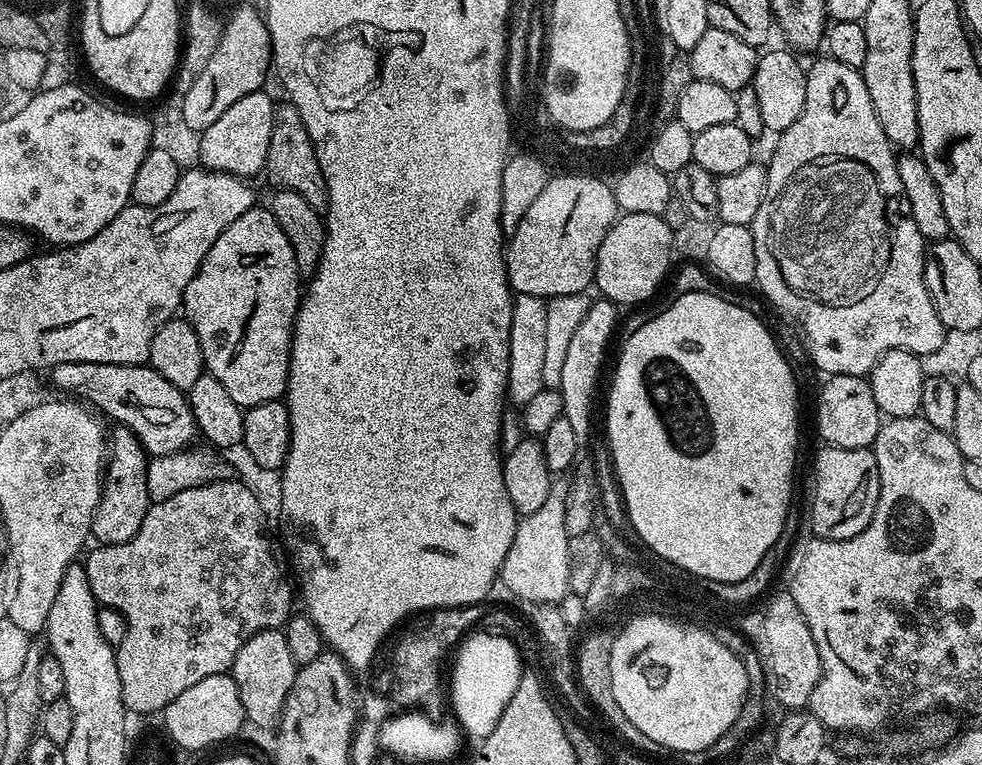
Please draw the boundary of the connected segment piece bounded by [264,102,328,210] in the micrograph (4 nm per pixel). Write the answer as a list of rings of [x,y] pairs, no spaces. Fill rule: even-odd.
[[[290,102],[279,105],[274,114],[274,130],[270,130],[270,150],[266,150],[264,172],[268,180],[277,189],[302,194],[310,206],[318,210],[328,207],[328,191],[326,178],[318,166],[318,154],[314,150],[314,142],[310,142],[310,134],[306,134],[306,126],[302,123],[302,114]]]

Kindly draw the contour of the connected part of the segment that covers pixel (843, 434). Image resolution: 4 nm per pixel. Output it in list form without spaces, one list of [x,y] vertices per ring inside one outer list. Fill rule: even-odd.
[[[828,376],[820,388],[820,397],[816,400],[816,432],[824,439],[825,445],[846,450],[872,448],[878,438],[882,423],[882,413],[878,402],[874,402],[874,390],[863,376]]]

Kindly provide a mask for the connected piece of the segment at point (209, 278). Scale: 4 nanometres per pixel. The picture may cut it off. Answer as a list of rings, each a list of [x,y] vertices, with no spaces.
[[[253,206],[250,210],[246,210],[246,214],[242,214],[242,218],[234,218],[234,222],[230,222],[230,226],[226,226],[226,230],[222,230],[222,234],[218,234],[218,242],[214,242],[214,246],[210,246],[206,258],[202,258],[202,266],[198,270],[198,274],[194,274],[190,286],[186,286],[182,305],[183,315],[194,326],[194,334],[198,334],[198,342],[202,346],[204,355],[205,369],[214,378],[218,378],[218,382],[222,382],[222,386],[226,386],[226,390],[230,390],[230,398],[234,398],[234,402],[238,402],[238,406],[245,410],[258,406],[262,402],[281,399],[287,393],[292,327],[302,299],[302,277],[298,270],[298,262],[294,262],[294,250],[290,246],[290,238],[286,238],[282,226],[278,226],[278,218],[274,218],[271,207],[260,207]]]

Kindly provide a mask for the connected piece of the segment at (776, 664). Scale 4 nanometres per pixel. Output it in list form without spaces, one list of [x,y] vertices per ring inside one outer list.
[[[787,590],[781,591],[781,596],[776,596],[764,608],[764,613],[760,616],[760,621],[752,628],[753,643],[762,642],[760,661],[764,666],[768,677],[766,688],[772,696],[781,704],[784,710],[804,710],[807,709],[810,694],[814,694],[814,686],[818,686],[822,670],[822,662],[818,658],[818,646],[814,642],[814,634],[810,634],[810,626],[806,626],[806,618],[802,618],[802,610],[798,610],[798,602]]]

